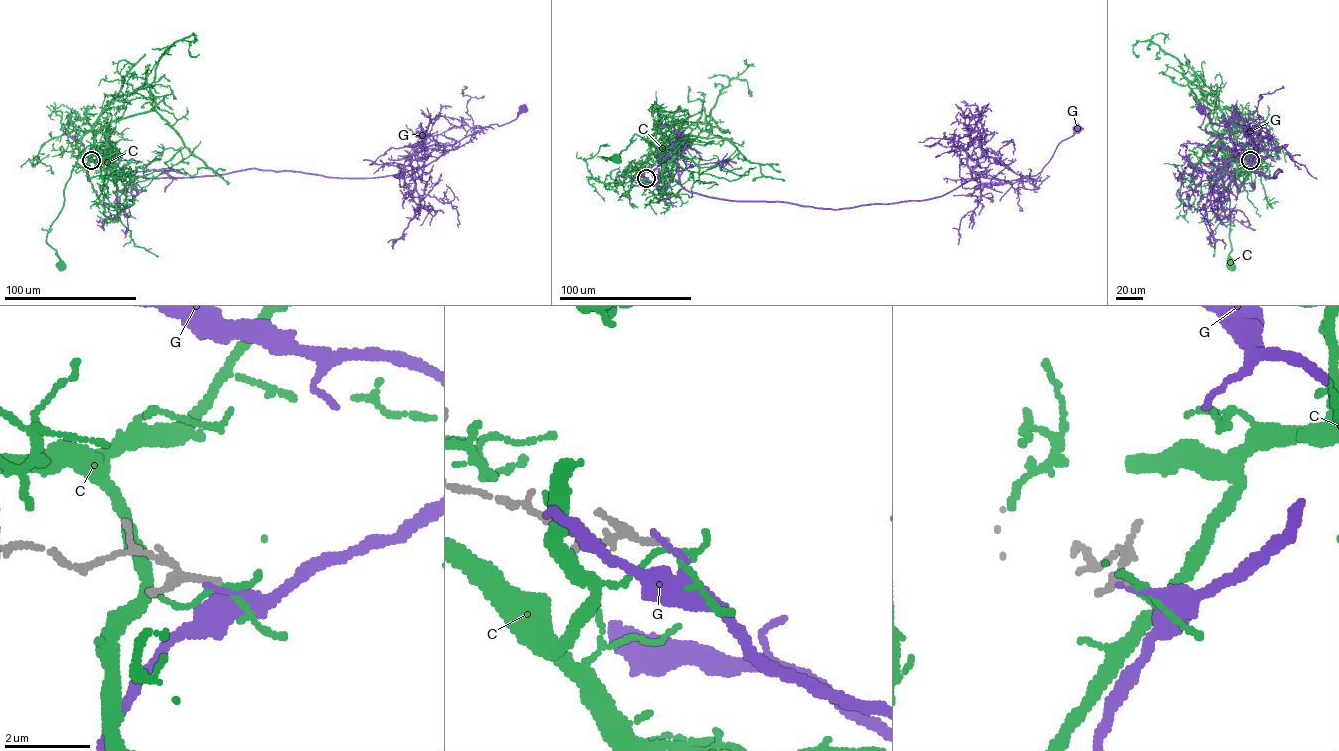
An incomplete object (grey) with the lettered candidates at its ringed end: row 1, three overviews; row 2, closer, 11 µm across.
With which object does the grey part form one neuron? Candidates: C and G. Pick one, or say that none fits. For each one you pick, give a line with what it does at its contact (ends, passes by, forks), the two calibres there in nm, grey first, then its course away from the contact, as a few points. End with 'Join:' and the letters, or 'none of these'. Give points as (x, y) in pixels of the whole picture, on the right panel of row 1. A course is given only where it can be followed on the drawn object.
Join: none of these

